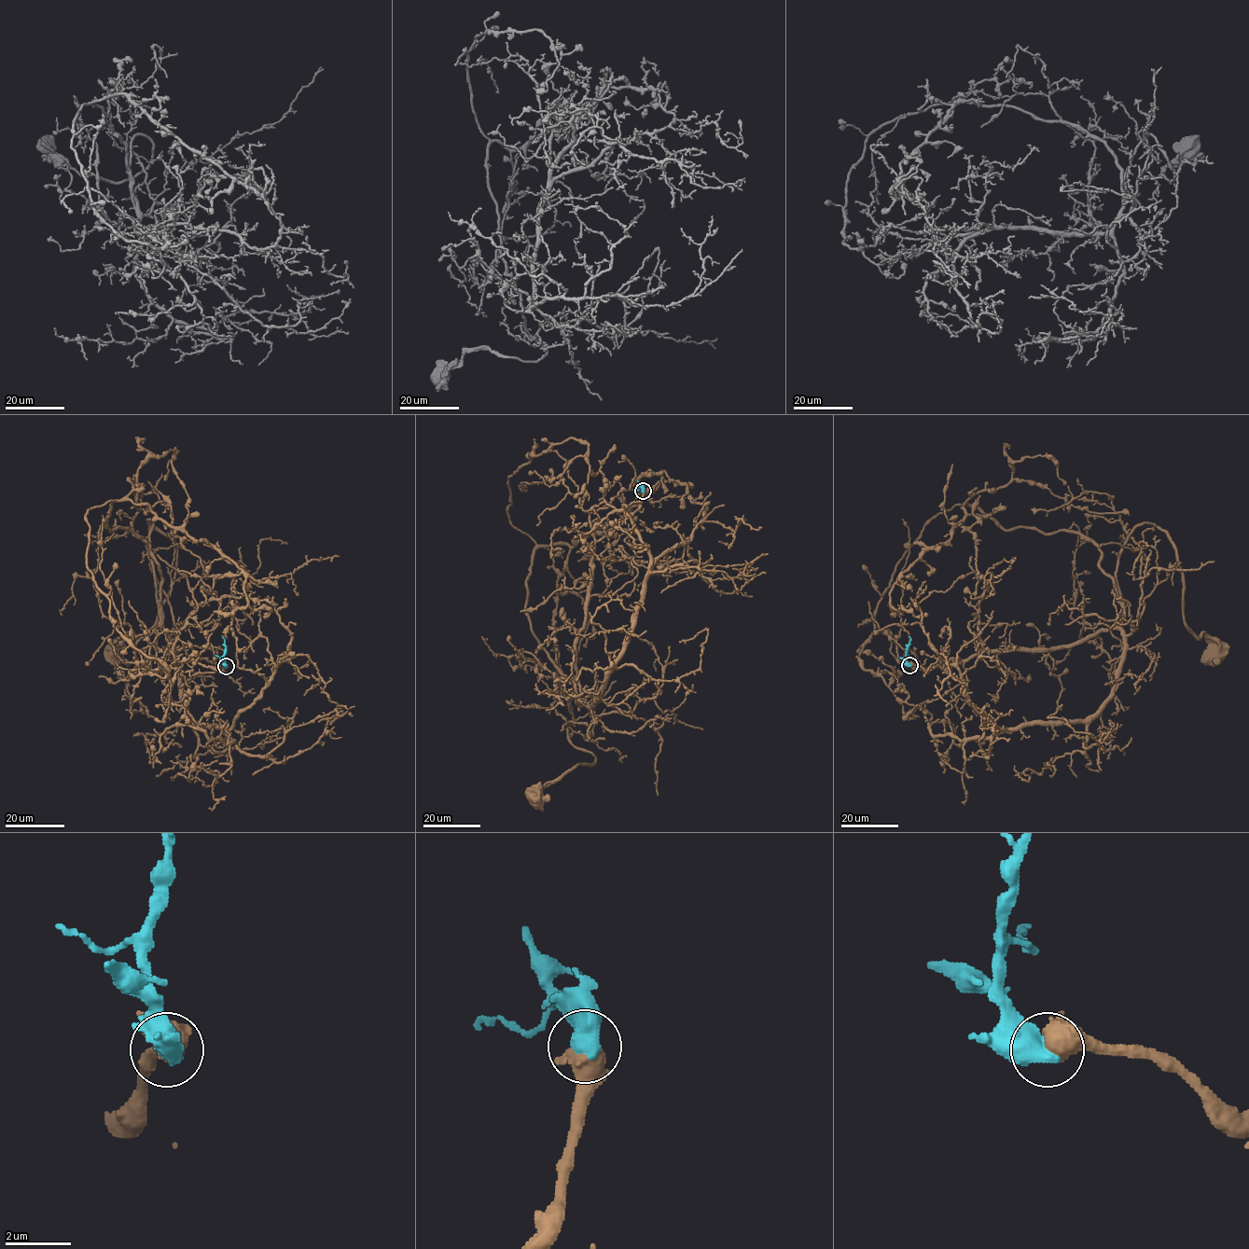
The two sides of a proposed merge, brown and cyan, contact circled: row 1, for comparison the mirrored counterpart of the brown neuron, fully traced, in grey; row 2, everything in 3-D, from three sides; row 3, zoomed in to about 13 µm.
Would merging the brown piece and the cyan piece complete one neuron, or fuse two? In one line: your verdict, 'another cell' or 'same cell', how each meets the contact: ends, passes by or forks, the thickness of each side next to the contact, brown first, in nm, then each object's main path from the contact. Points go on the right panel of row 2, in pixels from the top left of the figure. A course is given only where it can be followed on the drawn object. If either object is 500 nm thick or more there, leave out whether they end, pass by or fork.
another cell; calibres 550 and 650 nm; course brown (909, 665), (1053, 649), (1113, 629), (1118, 554), (1144, 523), (1175, 551), (1184, 622), (1219, 651); course cyan (909, 665), (906, 659), (909, 636)

